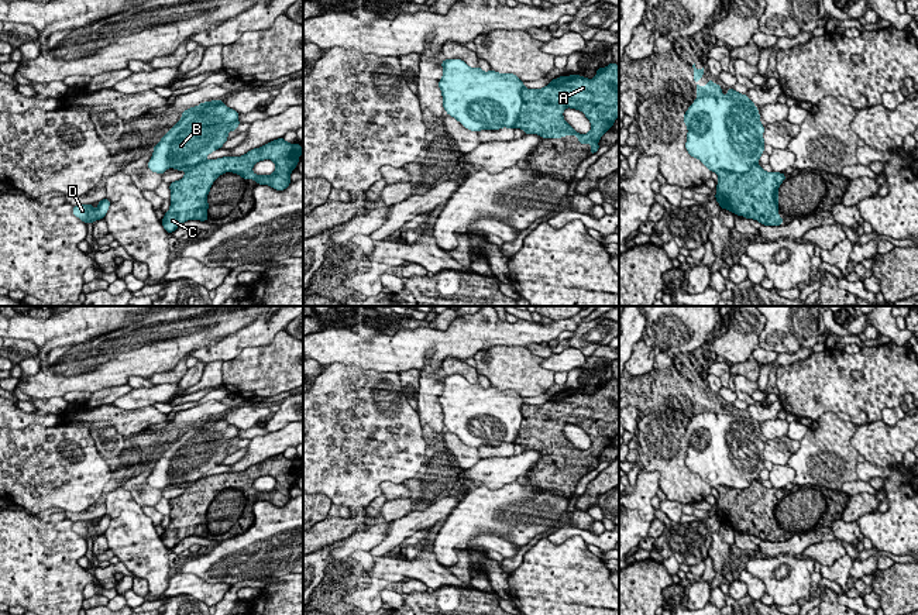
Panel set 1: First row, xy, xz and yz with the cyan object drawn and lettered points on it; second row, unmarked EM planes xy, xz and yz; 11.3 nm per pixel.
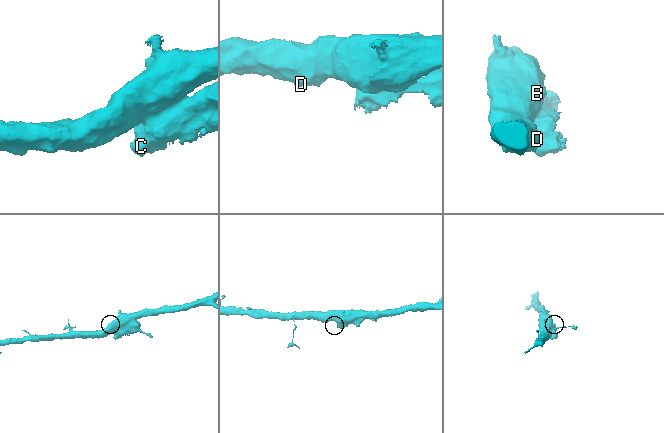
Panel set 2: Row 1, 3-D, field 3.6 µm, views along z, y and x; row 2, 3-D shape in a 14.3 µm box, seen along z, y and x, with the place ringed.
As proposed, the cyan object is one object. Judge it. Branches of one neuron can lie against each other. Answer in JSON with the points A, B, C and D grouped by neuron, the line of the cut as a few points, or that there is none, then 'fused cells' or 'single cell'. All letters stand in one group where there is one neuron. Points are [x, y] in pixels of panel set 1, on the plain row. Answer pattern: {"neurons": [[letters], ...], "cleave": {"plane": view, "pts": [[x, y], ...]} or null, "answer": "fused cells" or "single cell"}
{"neurons": [["A", "C"], ["B", "D"]], "cleave": {"plane": "yz", "pts": [[756, 478], [743, 488], [715, 487]]}, "answer": "fused cells"}

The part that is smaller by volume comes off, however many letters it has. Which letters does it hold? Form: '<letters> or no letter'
A, C

